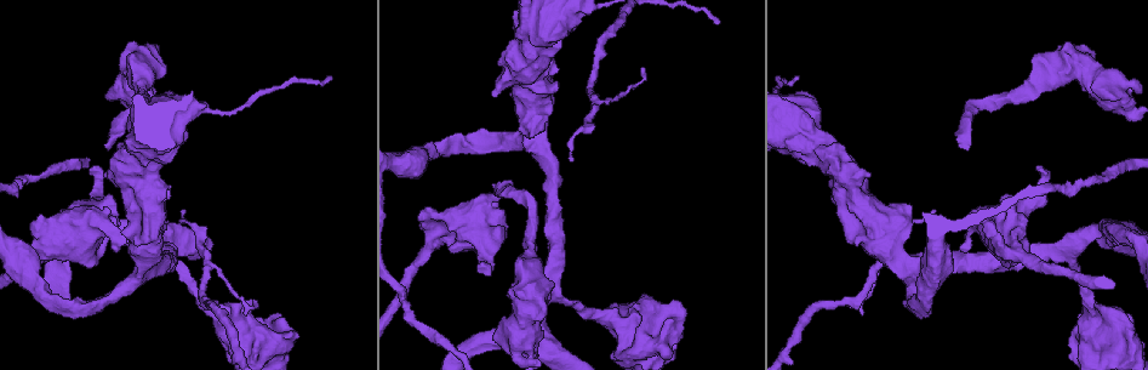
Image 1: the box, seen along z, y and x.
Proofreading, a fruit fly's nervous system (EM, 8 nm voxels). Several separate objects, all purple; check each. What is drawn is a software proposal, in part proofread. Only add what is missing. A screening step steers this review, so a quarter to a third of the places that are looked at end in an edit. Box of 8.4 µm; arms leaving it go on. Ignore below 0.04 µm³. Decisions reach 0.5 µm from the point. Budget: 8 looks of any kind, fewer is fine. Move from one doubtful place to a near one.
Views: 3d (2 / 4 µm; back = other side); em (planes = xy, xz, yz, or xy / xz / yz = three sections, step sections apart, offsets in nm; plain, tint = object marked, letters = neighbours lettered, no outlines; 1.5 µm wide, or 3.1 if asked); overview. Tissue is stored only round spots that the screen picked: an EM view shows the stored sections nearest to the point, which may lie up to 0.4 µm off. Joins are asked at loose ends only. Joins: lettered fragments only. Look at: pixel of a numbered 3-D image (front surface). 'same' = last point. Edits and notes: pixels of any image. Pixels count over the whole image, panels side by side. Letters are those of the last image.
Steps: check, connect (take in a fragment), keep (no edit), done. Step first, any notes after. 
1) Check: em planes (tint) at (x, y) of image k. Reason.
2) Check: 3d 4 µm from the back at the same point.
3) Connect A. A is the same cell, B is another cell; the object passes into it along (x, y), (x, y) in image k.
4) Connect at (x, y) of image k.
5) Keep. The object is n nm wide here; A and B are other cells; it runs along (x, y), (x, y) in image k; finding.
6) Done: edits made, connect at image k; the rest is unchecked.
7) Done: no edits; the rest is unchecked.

Check: 3d 4 µm at (968, 241) of image 1. An open end.

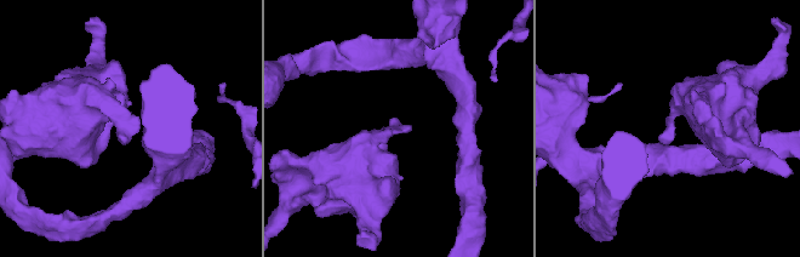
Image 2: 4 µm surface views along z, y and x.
Check: em xz step 4 (letters) at (134, 133) of image 2.

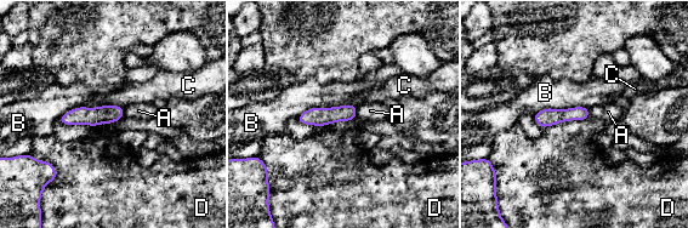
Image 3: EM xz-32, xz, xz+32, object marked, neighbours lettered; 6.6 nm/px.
Check: em planes (letters) at the same point.

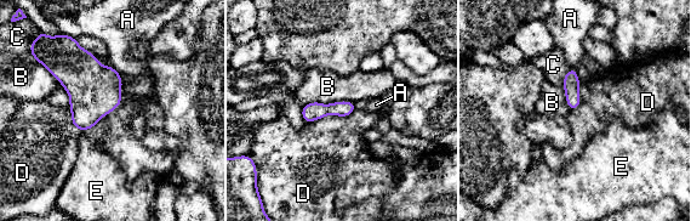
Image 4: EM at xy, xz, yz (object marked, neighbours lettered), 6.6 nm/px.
Keep. A, B, C, D and E are other cells; no lettered fragment goes on from it.

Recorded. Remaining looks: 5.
Check: em planes (letters) at (495, 185) of image 1. Long arm stops here.

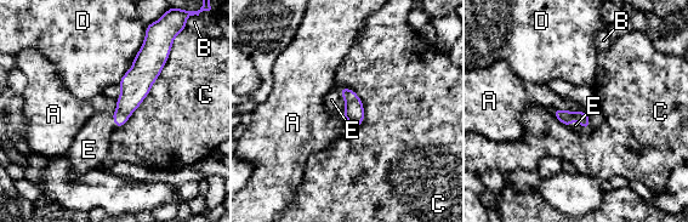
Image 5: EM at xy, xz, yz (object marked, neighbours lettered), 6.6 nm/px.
Connect E. E is the same cell, A, B, C and D are other cells; it goes on there.

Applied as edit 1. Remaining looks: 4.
Check: overview. See it whole again.

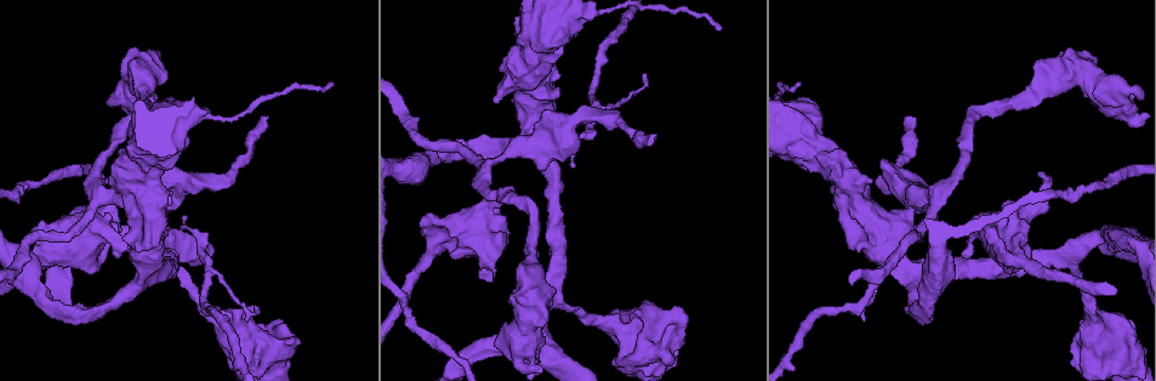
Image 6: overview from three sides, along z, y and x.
Check: 3d 4 µm at (496, 102) of image 6. An open end.

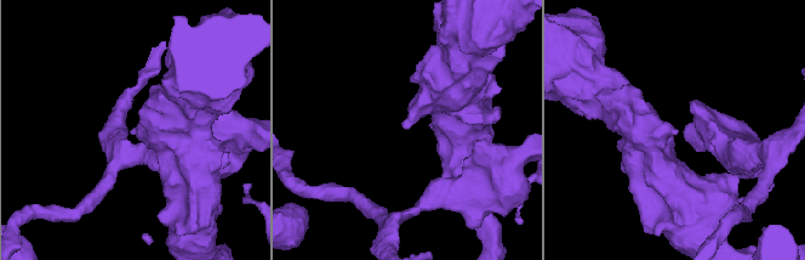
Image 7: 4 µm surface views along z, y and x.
Check: em xy step 4 (letters) at (674, 133) of image 7.

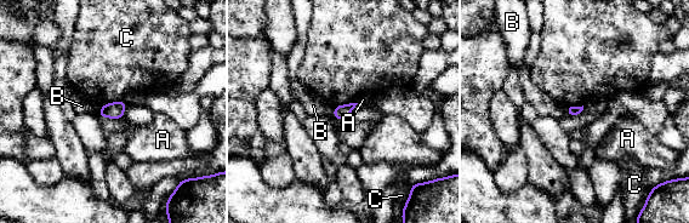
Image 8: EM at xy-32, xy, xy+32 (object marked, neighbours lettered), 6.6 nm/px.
Check: em planes (letters) at the same point.

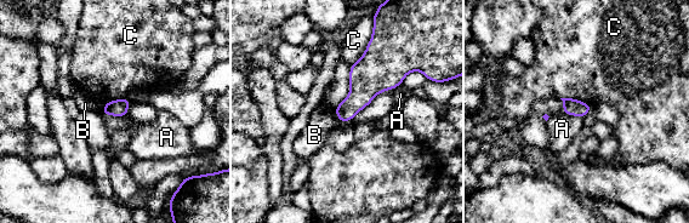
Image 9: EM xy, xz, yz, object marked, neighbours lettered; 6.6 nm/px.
Keep. A, B and C are other cells; a border runs along (104, 114), (125, 118) in image 9; none of them fits.

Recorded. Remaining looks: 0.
Done: edits made, connect at image 5; the rest is unchecked.

